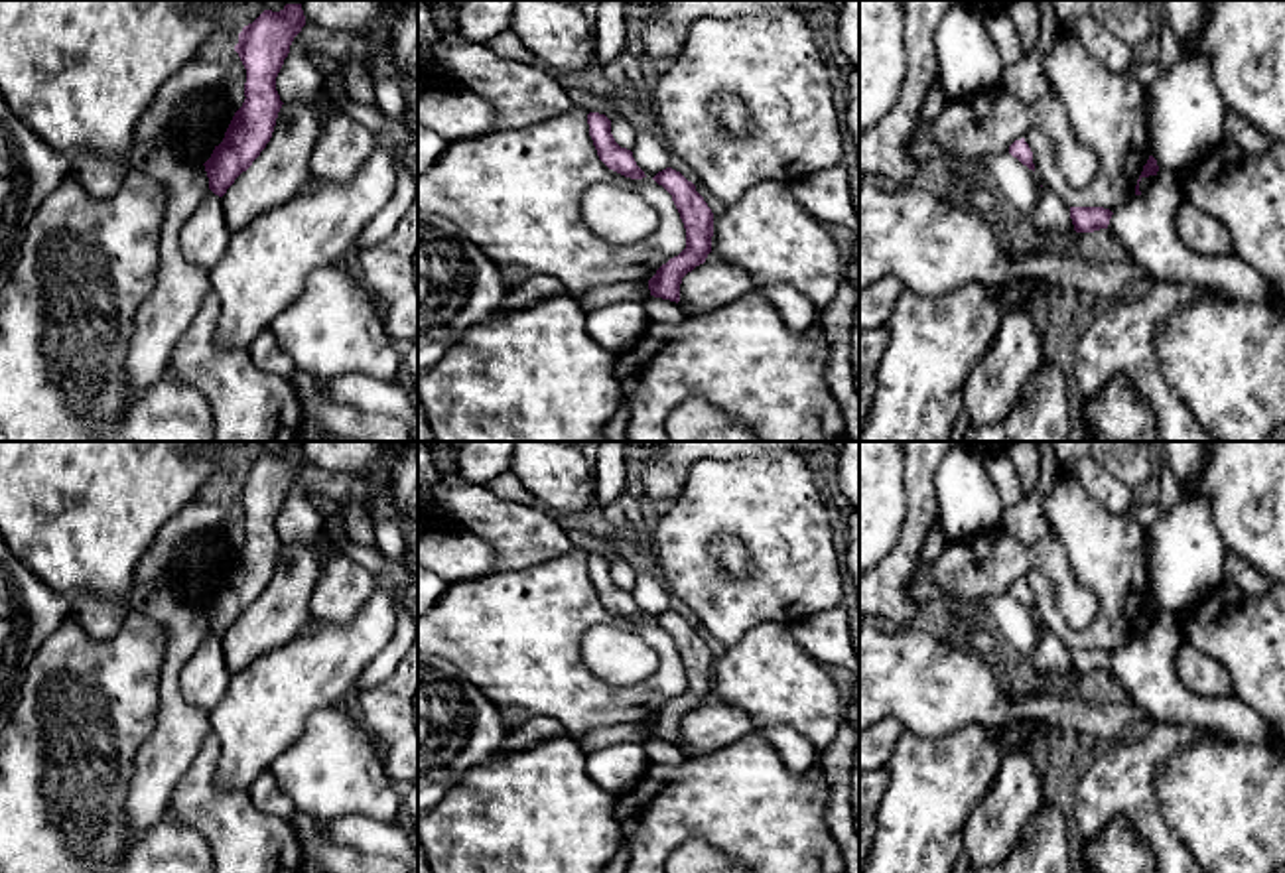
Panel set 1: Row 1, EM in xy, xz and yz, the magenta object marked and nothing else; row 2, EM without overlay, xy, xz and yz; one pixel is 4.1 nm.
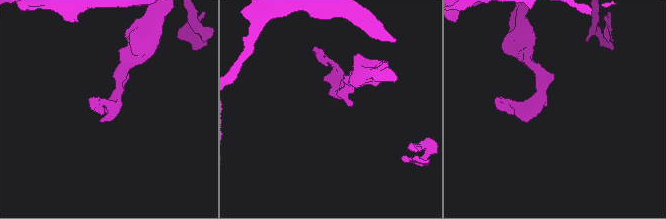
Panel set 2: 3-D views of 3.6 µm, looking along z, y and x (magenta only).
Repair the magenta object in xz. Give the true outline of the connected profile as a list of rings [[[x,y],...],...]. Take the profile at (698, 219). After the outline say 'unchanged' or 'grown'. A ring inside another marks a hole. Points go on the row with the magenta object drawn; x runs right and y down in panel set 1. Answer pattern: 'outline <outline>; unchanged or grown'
outline [[[666,168],[652,177],[670,195],[686,229],[686,248],[662,264],[648,280],[650,296],[680,302],[682,278],[704,264],[711,252],[713,213],[680,171]]]; unchanged

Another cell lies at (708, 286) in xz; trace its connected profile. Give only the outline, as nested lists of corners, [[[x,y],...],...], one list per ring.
[[[704,262],[682,278],[680,302],[686,317],[713,311],[753,290],[745,268],[725,262]]]

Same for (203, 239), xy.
[[[209,189],[185,221],[179,233],[179,248],[185,258],[209,272],[223,258],[229,238],[223,197]]]

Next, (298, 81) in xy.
[[[300,32],[294,37],[290,53],[284,59],[284,65],[276,77],[276,91],[280,95],[280,101],[284,104],[286,102],[313,104],[317,102],[323,79],[325,73],[311,63]]]

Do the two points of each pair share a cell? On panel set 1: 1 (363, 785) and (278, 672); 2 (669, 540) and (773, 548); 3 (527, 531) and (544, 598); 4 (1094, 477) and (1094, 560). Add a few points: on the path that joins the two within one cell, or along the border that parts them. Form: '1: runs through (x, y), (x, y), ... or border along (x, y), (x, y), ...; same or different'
1: border along (347, 702), (318, 708), (284, 751); different
2: runs through (694, 525), (747, 525); same
3: border along (572, 546), (537, 564), (499, 572); different
4: border along (1065, 466), (1108, 511), (1128, 513); different

